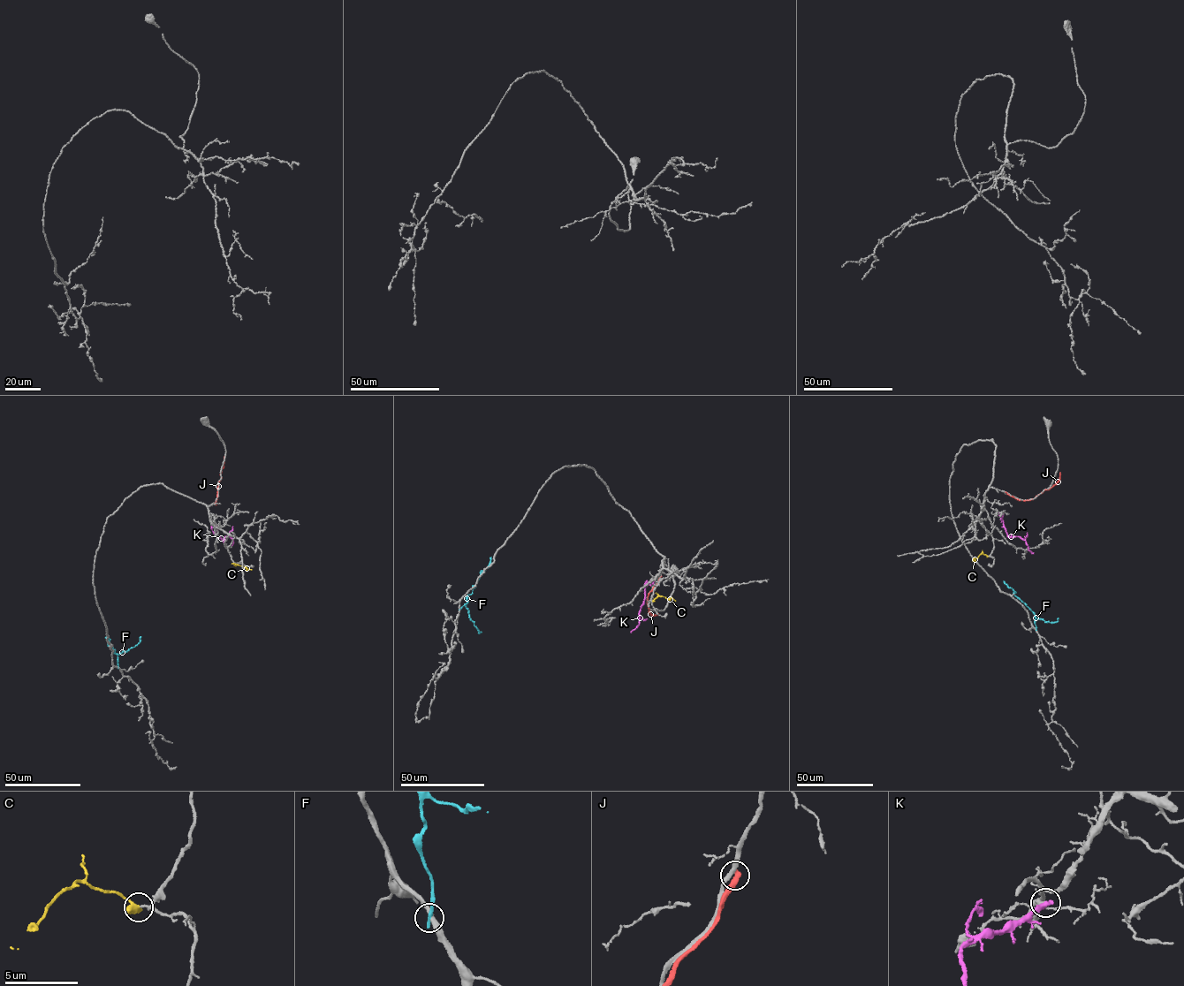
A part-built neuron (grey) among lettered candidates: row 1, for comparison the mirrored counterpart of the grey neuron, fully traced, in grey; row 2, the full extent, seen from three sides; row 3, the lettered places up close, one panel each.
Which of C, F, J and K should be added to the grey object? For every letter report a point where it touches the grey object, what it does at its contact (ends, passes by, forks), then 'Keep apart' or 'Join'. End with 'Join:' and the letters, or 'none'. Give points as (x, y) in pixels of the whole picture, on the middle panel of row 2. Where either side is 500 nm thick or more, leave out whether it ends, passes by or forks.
C: Touches grey at (653, 601). Join
F: Touches grey at (459, 609). It ends there. Keep apart
J: Touches grey at (660, 576). It ends there. Keep apart
K: Touches grey at (654, 580). It ends there. Keep apart
Join: C

